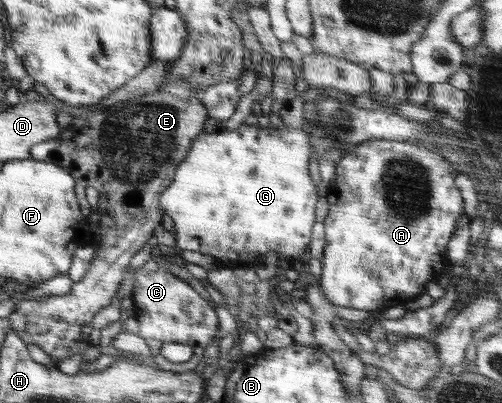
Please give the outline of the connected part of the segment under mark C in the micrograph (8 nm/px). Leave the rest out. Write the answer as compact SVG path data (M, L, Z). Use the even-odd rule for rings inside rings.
M152 259L145 262L133 274L135 280L131 298L134 318L138 323L139 336L146 342L156 367L164 371L184 373L194 370L203 362L204 351L217 334L219 322L216 313L188 283L163 269ZM164 343L184 343L190 345L194 355L186 363L171 363L160 353Z

